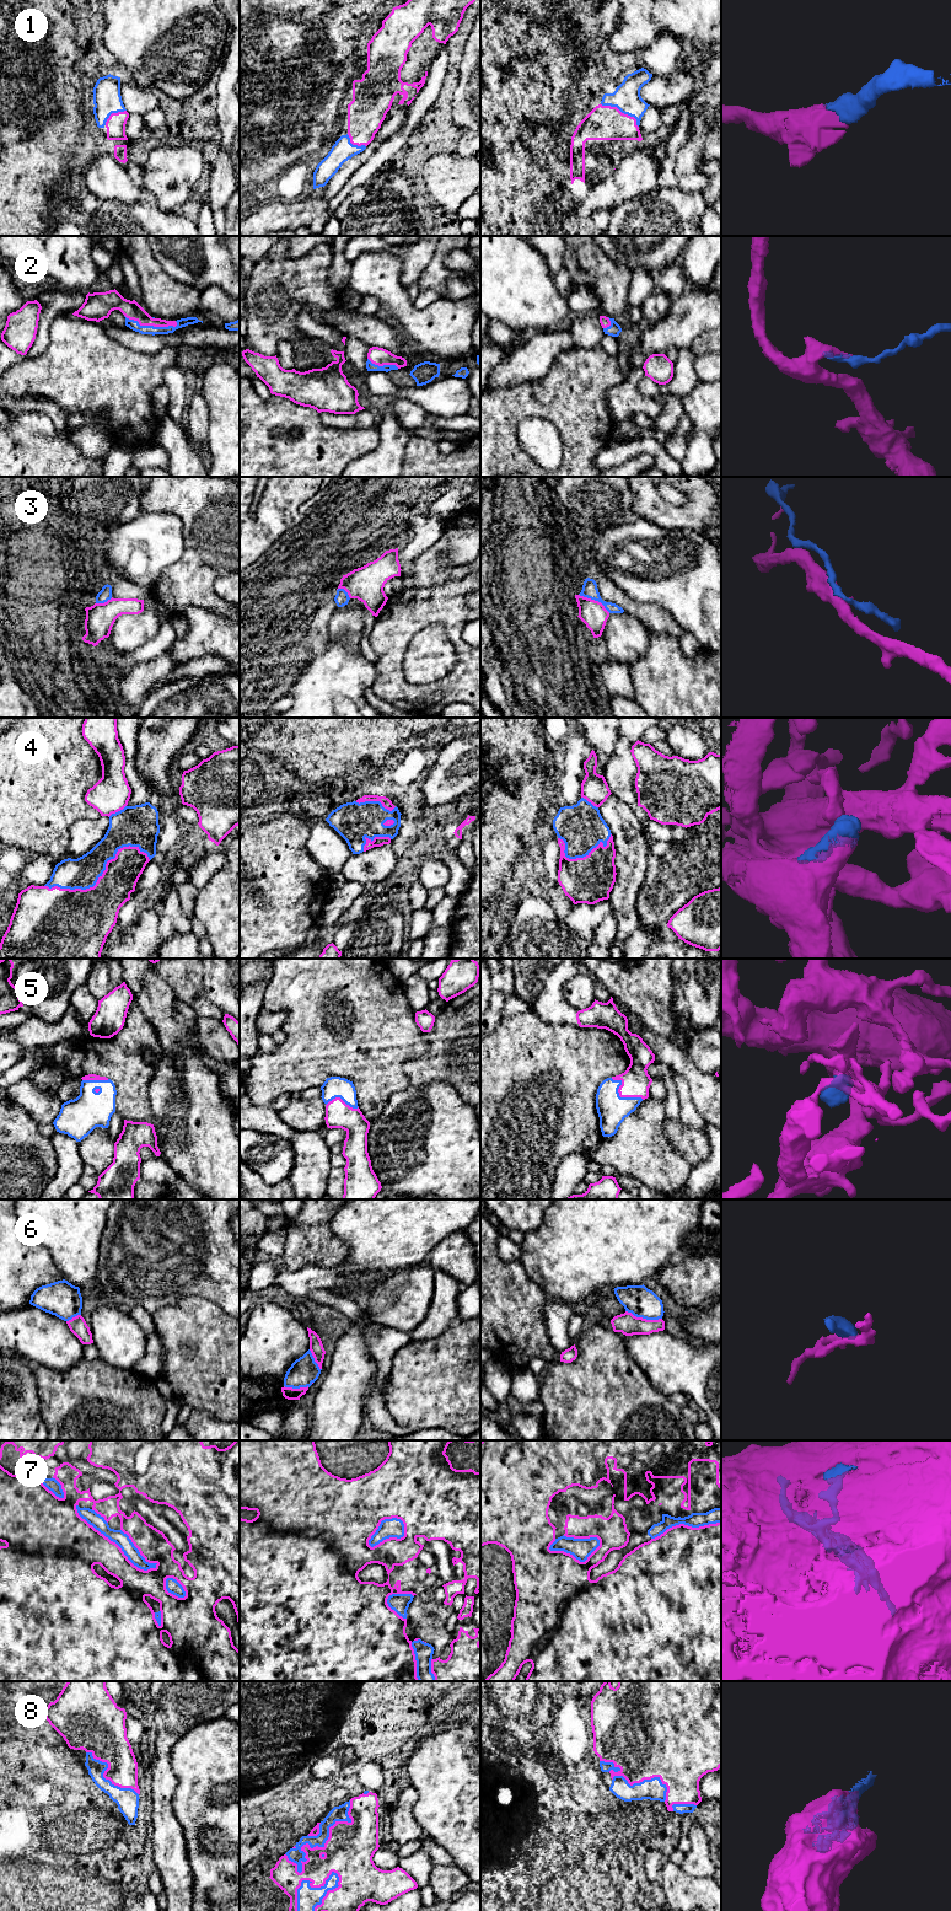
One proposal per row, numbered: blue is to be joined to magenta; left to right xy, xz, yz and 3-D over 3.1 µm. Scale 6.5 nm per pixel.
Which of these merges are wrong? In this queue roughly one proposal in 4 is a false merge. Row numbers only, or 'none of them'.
3, 6

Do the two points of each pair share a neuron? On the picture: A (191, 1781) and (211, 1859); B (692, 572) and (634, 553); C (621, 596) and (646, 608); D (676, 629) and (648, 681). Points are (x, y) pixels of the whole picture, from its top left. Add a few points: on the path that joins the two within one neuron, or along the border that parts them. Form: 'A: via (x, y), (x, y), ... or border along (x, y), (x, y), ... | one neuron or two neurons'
A: via (207, 1801), (207, 1804), (219, 1816), (218, 1840) | one neuron
B: via (678, 557), (673, 557), (669, 552), (649, 552) | one neuron
C: via (627, 602), (635, 608), (640, 608) | one neuron
D: border along (653, 633), (672, 634), (677, 638) | two neurons

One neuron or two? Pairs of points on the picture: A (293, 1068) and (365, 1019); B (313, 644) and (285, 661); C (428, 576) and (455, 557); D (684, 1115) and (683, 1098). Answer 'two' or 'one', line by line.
A: one
B: one
C: two
D: one

